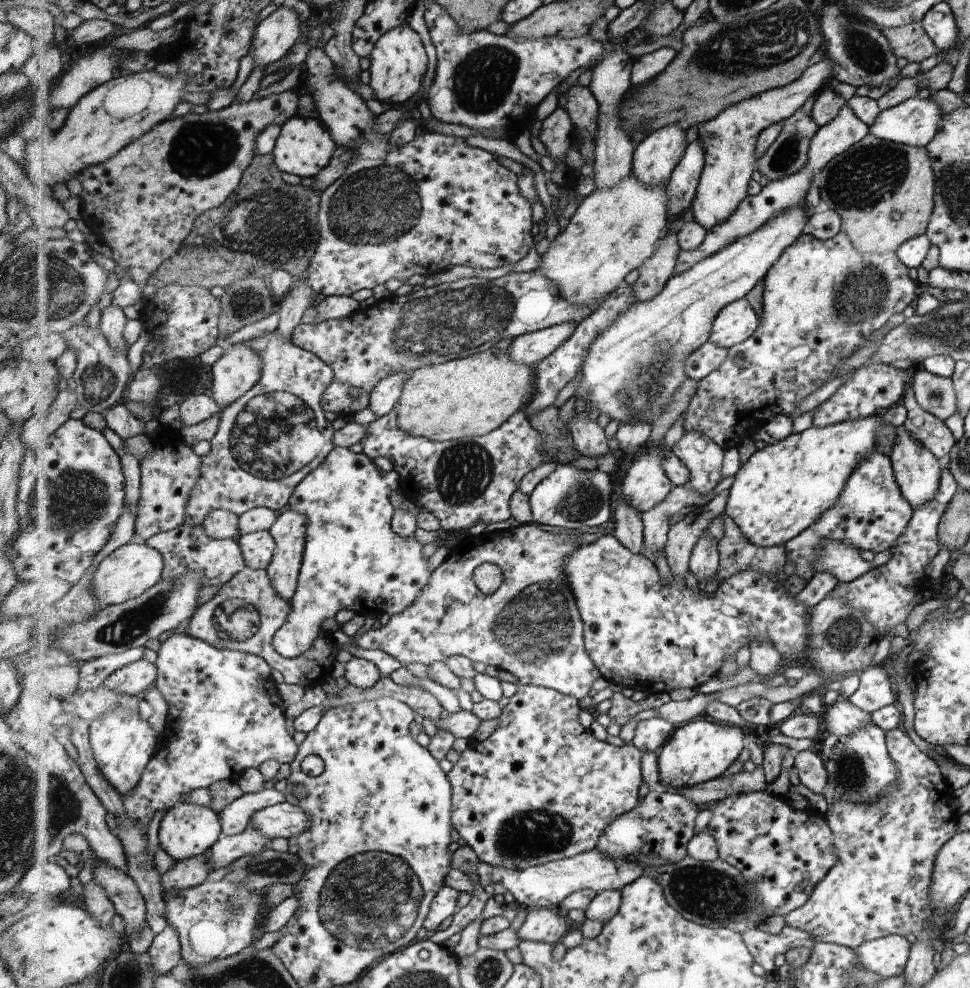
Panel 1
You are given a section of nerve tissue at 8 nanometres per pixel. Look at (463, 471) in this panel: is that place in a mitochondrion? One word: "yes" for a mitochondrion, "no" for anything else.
yes

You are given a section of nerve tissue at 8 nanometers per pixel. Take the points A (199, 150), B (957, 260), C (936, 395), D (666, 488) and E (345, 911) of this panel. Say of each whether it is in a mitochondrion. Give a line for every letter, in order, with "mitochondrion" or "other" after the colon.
A: mitochondrion
B: other
C: mitochondrion
D: other
E: mitochondrion

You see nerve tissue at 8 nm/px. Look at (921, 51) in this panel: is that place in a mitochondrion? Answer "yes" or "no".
no

